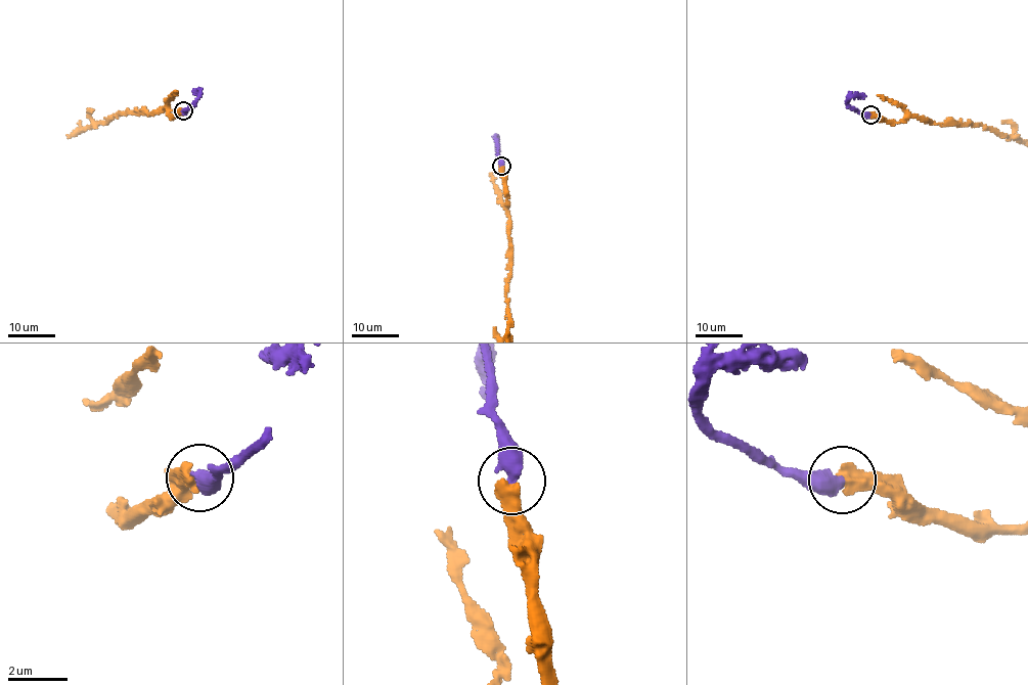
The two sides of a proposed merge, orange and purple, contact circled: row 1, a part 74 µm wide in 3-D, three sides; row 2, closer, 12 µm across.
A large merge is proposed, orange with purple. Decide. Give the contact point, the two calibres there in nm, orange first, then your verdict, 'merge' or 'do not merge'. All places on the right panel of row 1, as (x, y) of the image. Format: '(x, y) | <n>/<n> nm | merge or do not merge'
(870, 115) | 440/500 nm | merge

